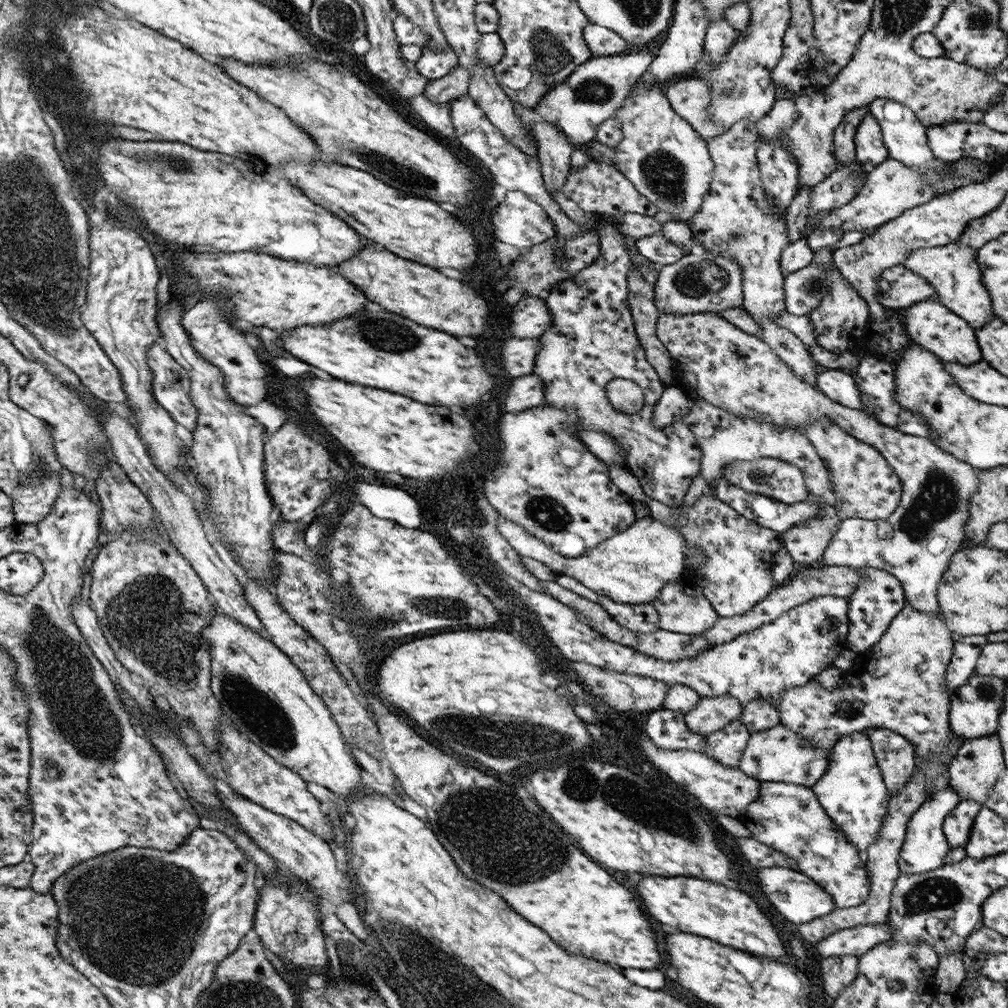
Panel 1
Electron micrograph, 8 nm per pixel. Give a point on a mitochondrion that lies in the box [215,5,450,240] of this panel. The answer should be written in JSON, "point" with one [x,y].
{"point":[404,175]}

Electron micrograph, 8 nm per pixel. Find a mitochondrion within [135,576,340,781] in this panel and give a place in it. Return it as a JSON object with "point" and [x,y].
{"point":[258,712]}

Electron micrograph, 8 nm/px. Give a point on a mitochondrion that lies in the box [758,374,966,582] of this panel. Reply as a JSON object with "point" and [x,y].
{"point":[936,498]}

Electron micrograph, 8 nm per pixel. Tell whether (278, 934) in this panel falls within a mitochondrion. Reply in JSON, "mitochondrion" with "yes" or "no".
{"mitochondrion":"no"}

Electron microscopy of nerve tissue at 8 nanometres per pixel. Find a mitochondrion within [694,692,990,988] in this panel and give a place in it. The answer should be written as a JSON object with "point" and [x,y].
{"point":[932,894]}

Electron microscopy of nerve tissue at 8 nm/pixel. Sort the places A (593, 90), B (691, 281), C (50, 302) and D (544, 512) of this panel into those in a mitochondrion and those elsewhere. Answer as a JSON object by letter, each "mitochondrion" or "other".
{"A":"mitochondrion","B":"mitochondrion","C":"mitochondrion","D":"mitochondrion"}

